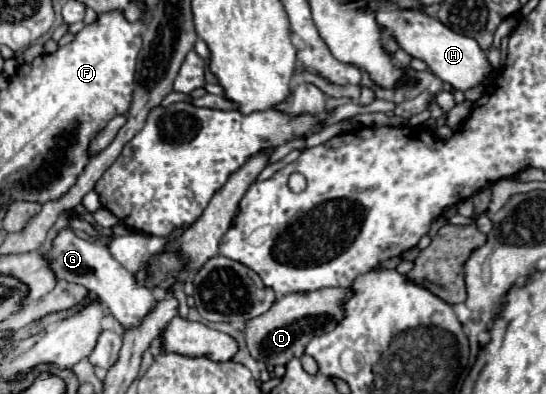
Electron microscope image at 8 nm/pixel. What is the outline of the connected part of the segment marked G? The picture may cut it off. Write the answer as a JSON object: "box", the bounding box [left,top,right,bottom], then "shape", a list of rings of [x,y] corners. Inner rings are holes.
{"box":[43,227,157,329],"shape":[[[63,227],[55,239],[53,247],[43,253],[45,261],[49,263],[49,269],[53,271],[57,281],[69,281],[77,285],[85,285],[89,291],[93,291],[105,305],[109,305],[111,315],[127,329],[137,325],[151,309],[153,309],[153,299],[157,295],[137,283],[137,279],[109,253],[107,245],[87,241],[75,235],[71,227]]]}

